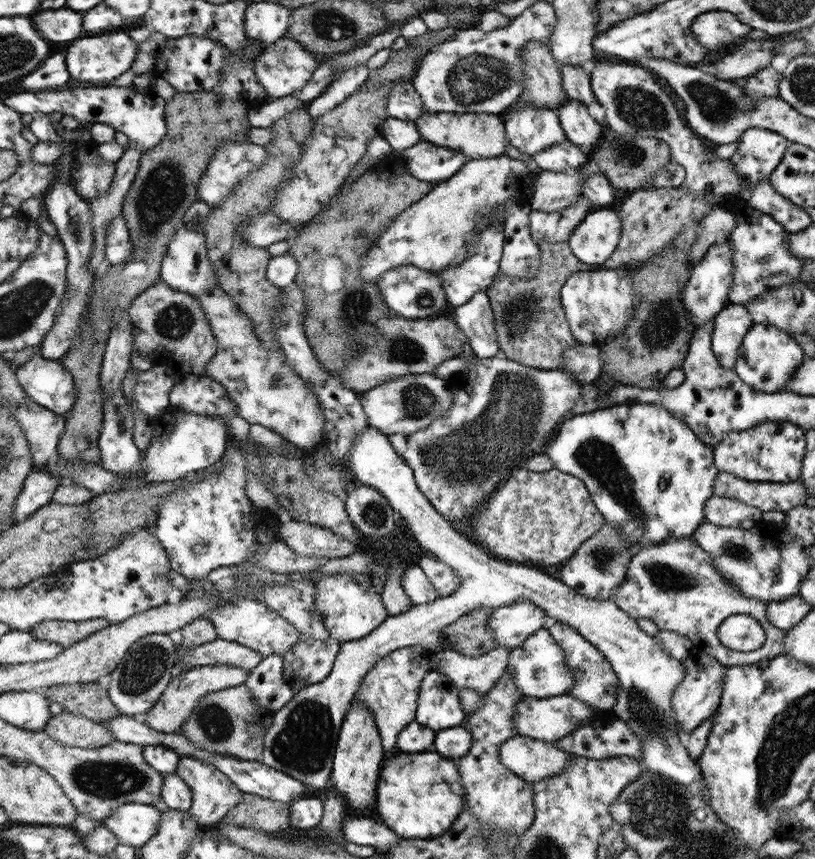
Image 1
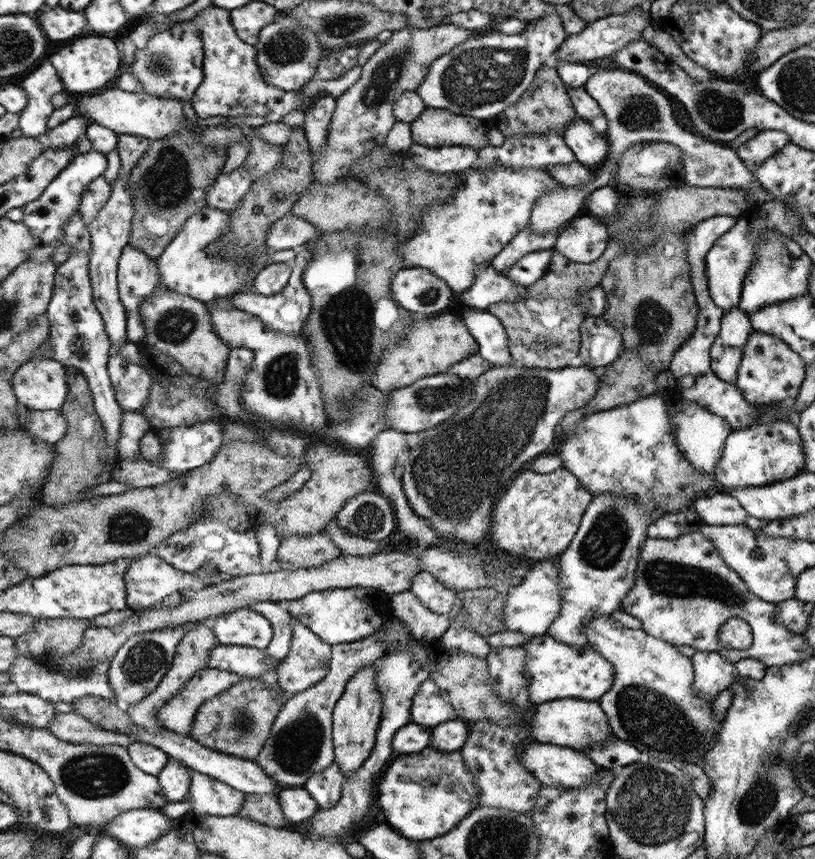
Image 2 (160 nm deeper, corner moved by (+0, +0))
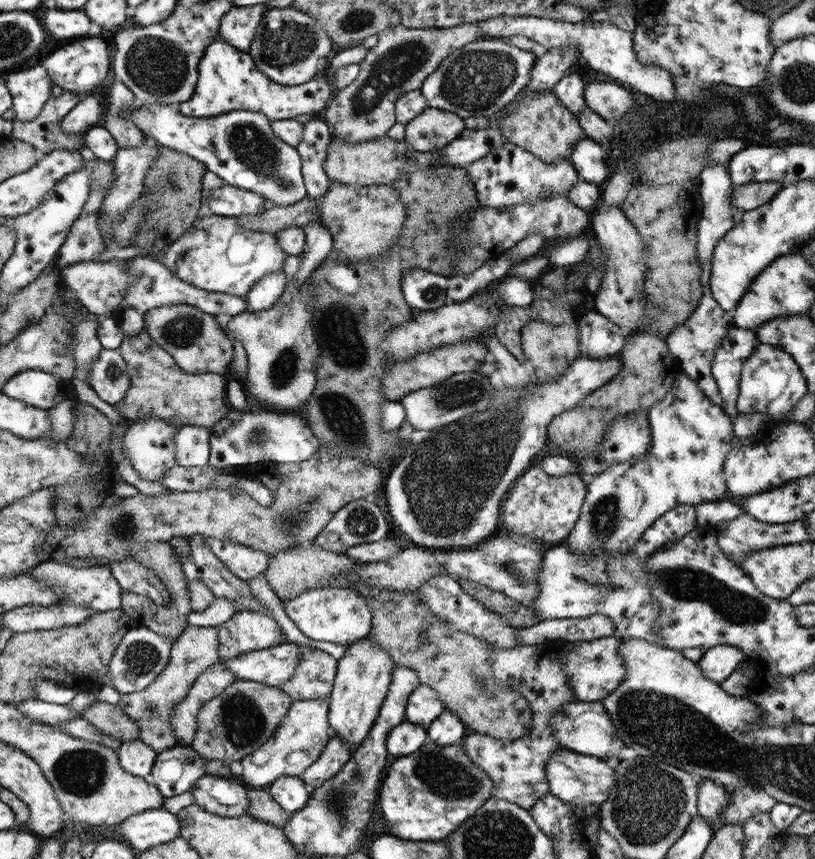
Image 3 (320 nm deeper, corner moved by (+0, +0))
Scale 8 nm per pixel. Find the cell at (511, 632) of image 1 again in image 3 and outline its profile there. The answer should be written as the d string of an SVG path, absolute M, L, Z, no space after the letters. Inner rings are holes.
M683 504L656 519L643 532L630 555L581 555L575 553L567 542L548 548L543 554L543 567L537 578L540 593L530 605L538 623L544 620L585 618L602 614L612 619L617 637L642 639L646 643L663 646L662 640L656 636L656 621L660 608L656 606L652 596L651 582L645 567L652 553L660 550L668 541L676 542L681 539L692 531L696 524L698 512L695 512L695 505Z

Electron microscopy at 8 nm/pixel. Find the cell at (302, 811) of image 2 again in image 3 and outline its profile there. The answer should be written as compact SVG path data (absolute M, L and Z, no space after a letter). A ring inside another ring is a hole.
M281 776L265 789L271 796L292 814L298 812L309 800L311 793L302 777Z

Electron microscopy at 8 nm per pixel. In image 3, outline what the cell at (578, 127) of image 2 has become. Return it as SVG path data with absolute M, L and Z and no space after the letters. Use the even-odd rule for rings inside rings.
M587 137L576 144L575 151L569 158L578 172L579 179L590 184L600 185L610 172L608 154L602 150L602 145Z

